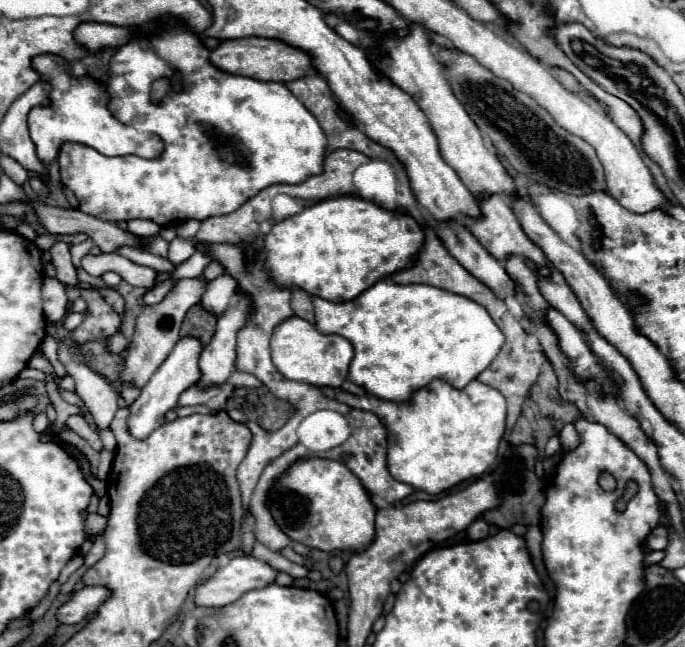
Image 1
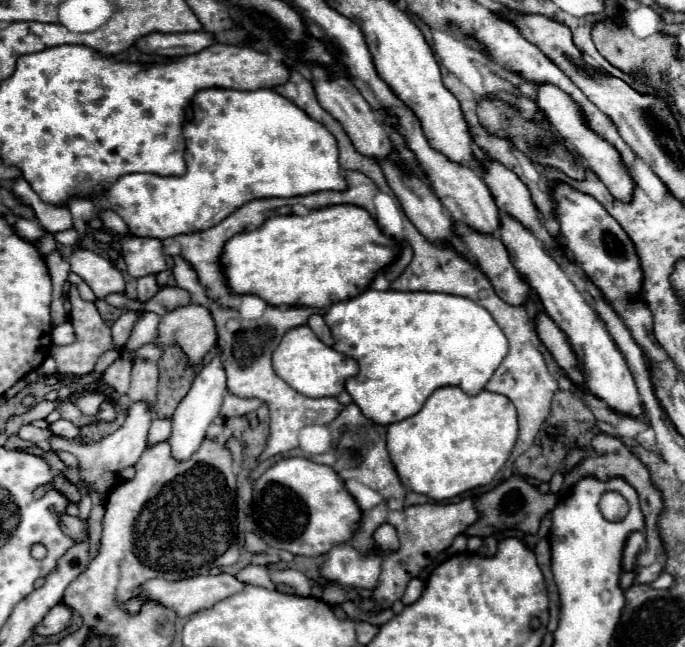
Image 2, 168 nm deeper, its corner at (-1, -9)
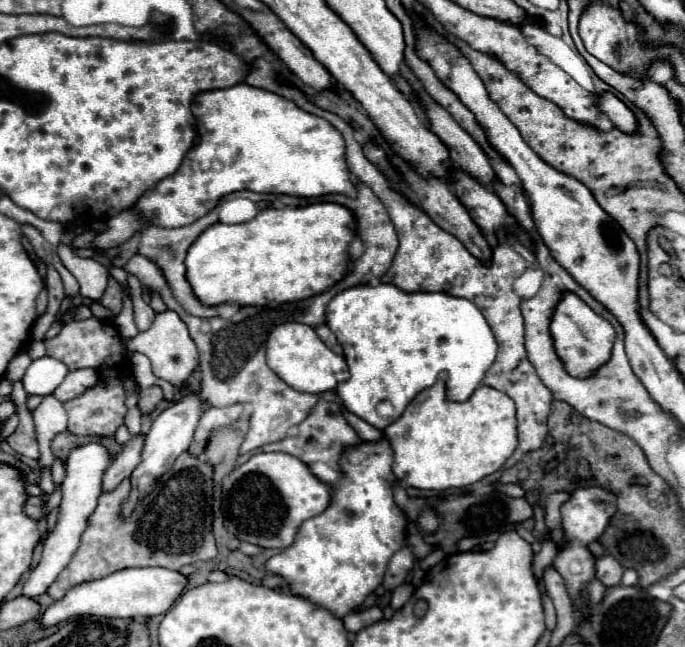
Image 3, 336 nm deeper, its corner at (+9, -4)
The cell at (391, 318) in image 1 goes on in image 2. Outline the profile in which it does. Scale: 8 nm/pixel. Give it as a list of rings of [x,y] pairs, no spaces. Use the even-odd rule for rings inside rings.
[[[366,290],[352,300],[332,304],[324,320],[332,332],[334,348],[358,362],[359,372],[346,380],[346,392],[364,416],[384,426],[414,416],[436,388],[460,386],[470,396],[478,394],[508,354],[508,340],[490,312],[468,298],[452,294]]]

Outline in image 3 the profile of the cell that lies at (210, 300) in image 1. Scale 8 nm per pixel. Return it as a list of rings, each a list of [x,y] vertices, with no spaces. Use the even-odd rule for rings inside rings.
[[[174,311],[158,313],[152,327],[144,333],[138,333],[138,337],[124,341],[124,351],[130,357],[134,351],[144,353],[152,361],[152,371],[156,377],[170,381],[174,387],[182,387],[186,379],[192,375],[192,371],[198,367],[198,351],[194,347],[194,341],[190,339],[186,325],[178,319]]]

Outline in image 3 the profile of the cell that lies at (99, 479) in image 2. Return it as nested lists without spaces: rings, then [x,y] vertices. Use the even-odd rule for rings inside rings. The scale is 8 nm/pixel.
[[[98,443],[78,447],[70,453],[68,463],[66,463],[66,479],[62,483],[62,503],[58,509],[58,523],[52,529],[52,533],[48,535],[48,539],[44,541],[40,563],[36,565],[36,569],[32,569],[28,581],[24,583],[24,591],[22,591],[24,597],[36,597],[40,593],[46,593],[46,589],[58,577],[62,567],[66,567],[66,563],[70,563],[72,555],[78,549],[80,535],[86,529],[86,519],[90,517],[90,511],[94,511],[98,497],[102,495],[102,475],[110,463],[112,463],[112,457],[110,457],[108,449]]]

